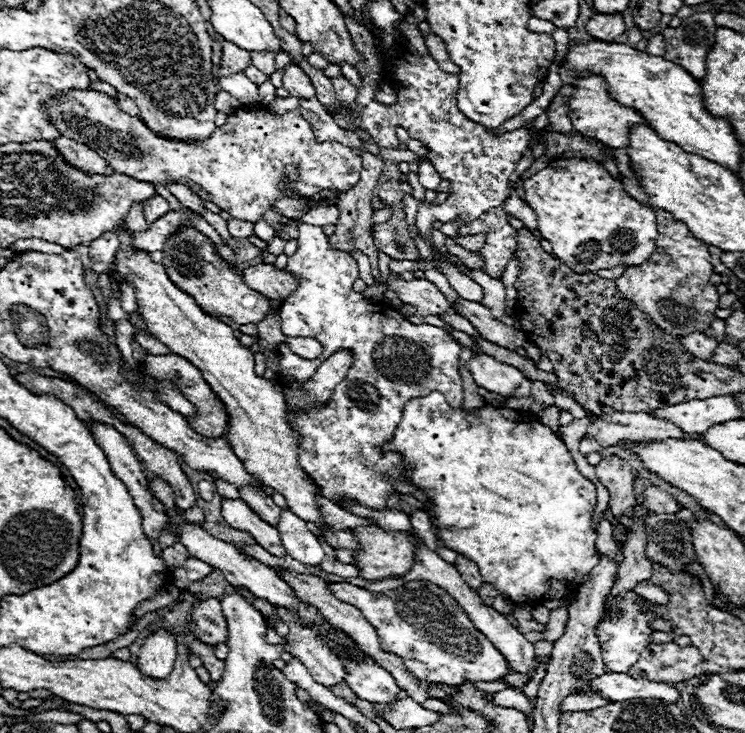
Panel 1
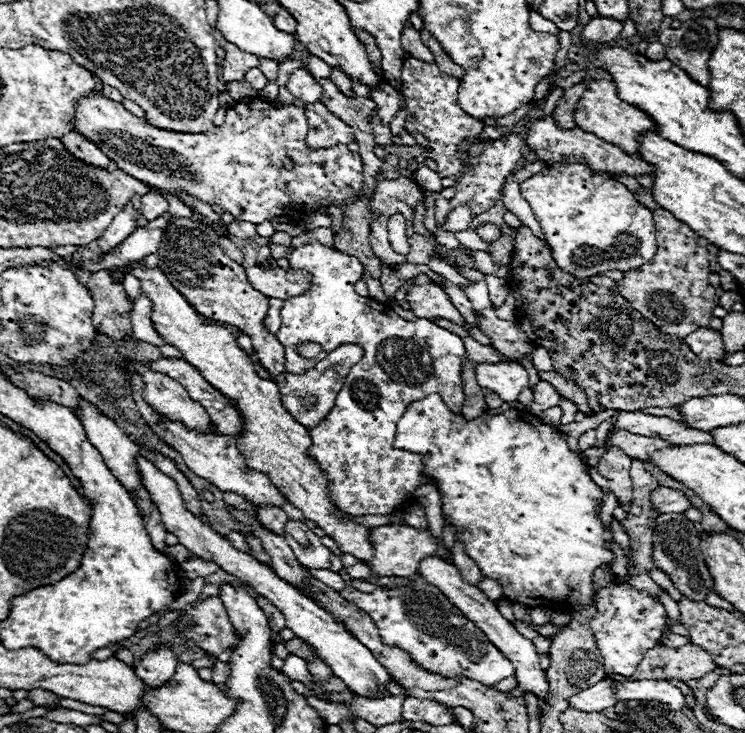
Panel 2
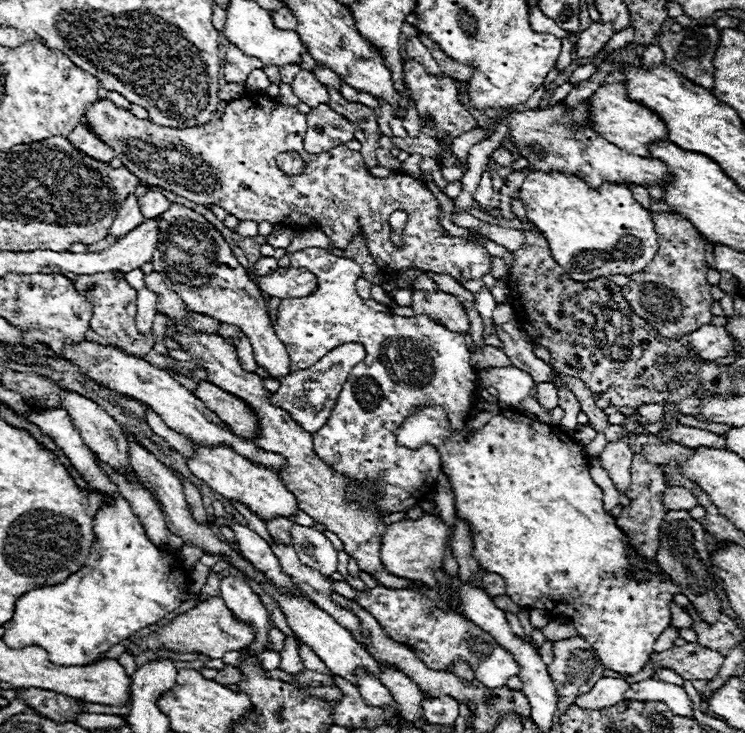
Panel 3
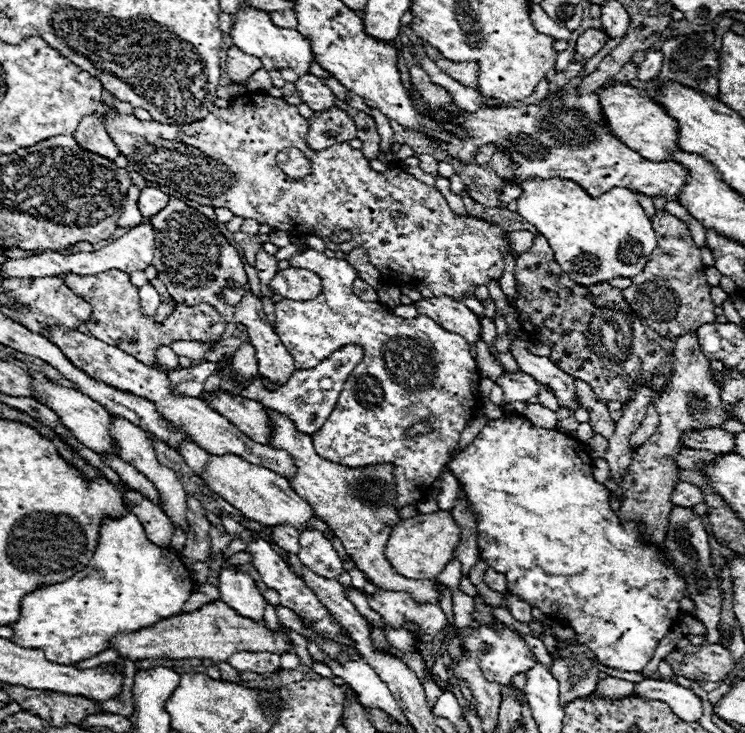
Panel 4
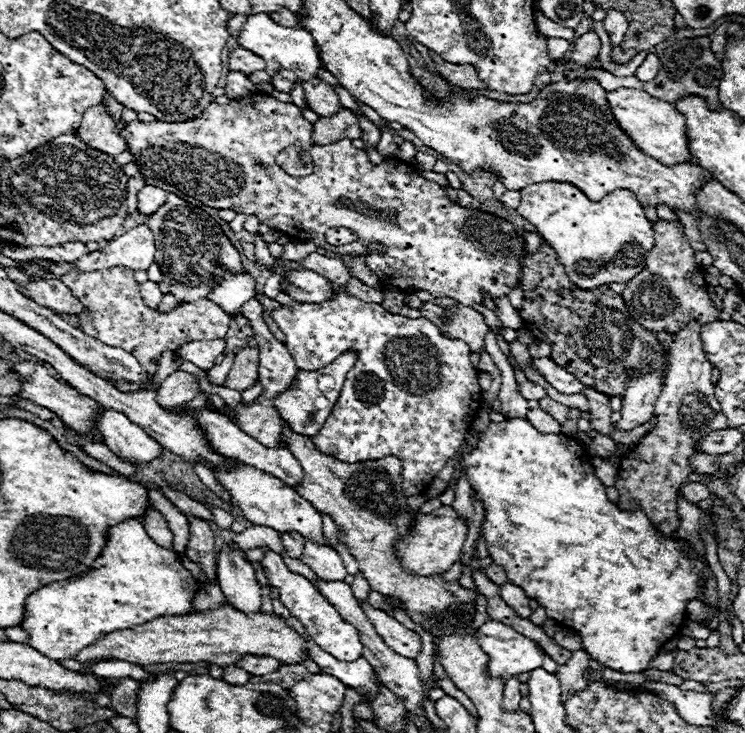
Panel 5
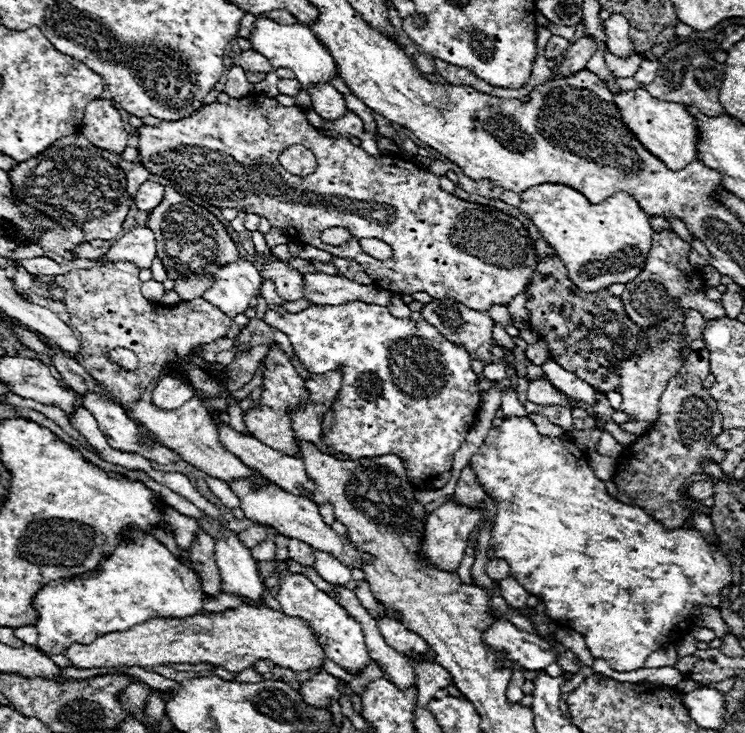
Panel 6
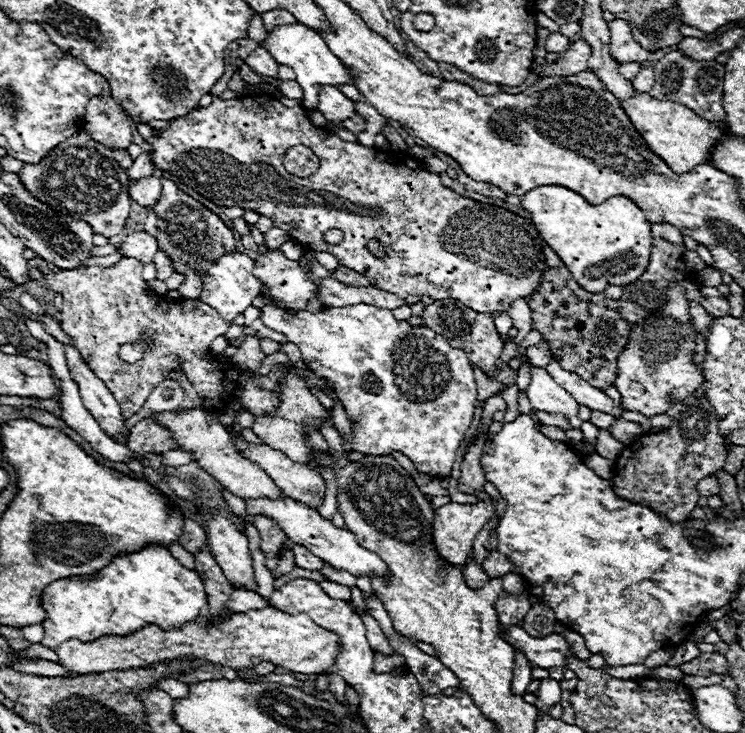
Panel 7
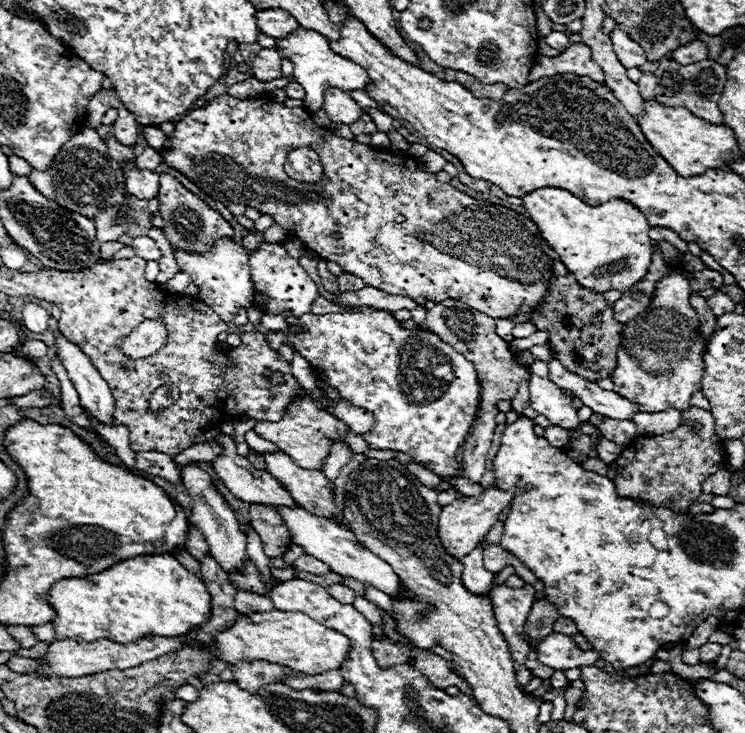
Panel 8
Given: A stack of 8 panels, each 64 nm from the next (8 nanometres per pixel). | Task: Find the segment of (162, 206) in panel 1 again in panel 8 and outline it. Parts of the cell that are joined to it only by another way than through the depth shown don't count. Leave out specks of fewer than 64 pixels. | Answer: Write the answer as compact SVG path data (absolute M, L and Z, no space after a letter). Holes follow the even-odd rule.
M136 158L132 160L132 164L122 164L122 170L124 170L124 184L126 184L126 190L136 196L136 198L154 198L160 190L160 184L158 184L158 174L156 172L148 172L148 170L138 170L136 168Z

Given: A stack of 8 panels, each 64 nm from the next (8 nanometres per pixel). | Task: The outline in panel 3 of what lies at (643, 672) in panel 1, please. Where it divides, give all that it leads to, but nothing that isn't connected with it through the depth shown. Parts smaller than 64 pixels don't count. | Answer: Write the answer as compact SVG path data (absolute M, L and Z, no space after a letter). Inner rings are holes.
M688 642L686 646L680 646L680 648L670 648L670 650L666 650L666 652L662 652L662 654L652 654L652 658L650 658L650 664L654 664L656 666L656 672L660 670L660 668L670 668L670 670L674 670L678 676L682 676L684 680L712 680L716 674L718 674L718 670L722 668L722 664L724 664L724 656L718 652L718 650L710 650L710 648L704 648L704 646L700 646L700 644L692 644L692 642Z

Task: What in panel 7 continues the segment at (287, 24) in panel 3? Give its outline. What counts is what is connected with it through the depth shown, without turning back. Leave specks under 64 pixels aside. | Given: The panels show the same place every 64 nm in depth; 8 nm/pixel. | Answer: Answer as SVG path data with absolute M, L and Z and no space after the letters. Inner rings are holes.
M270 10L270 12L264 12L264 14L260 14L262 16L262 24L264 24L264 28L270 32L272 28L276 28L276 26L286 26L286 24L296 24L296 18L290 14L290 12L286 12L286 10Z

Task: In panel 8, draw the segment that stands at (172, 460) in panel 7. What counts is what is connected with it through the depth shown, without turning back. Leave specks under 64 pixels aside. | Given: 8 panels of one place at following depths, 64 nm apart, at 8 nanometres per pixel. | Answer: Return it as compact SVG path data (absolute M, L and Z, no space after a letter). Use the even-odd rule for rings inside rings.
M202 442L202 444L194 444L192 448L188 448L182 454L176 454L174 460L178 464L186 464L186 462L212 462L222 454L222 446L218 442Z

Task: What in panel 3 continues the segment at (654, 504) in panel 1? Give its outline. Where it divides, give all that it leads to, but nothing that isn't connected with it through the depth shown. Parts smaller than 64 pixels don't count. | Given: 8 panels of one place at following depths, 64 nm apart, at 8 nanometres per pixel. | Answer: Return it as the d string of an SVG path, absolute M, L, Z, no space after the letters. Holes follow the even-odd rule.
M672 486L664 494L664 506L668 510L672 510L672 508L690 510L690 508L698 506L698 498L688 488L684 488L684 486Z

